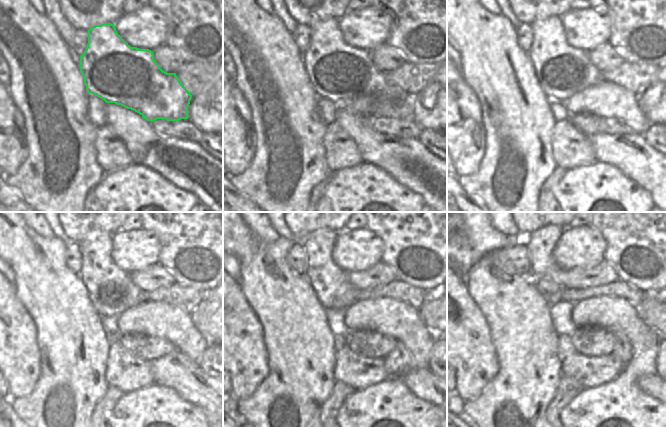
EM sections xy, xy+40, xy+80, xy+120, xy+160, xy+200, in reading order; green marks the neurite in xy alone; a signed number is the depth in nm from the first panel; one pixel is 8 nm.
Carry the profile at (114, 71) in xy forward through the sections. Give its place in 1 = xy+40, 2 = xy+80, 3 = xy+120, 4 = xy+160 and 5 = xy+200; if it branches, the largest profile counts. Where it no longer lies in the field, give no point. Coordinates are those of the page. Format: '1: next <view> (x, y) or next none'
1: next xy+40 (337, 72)
2: next xy+80 (562, 70)
3: next xy+120 (111, 291)
4: next xy+160 (330, 283)
5: next xy+200 (542, 241)

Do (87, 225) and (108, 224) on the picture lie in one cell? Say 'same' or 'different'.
same

